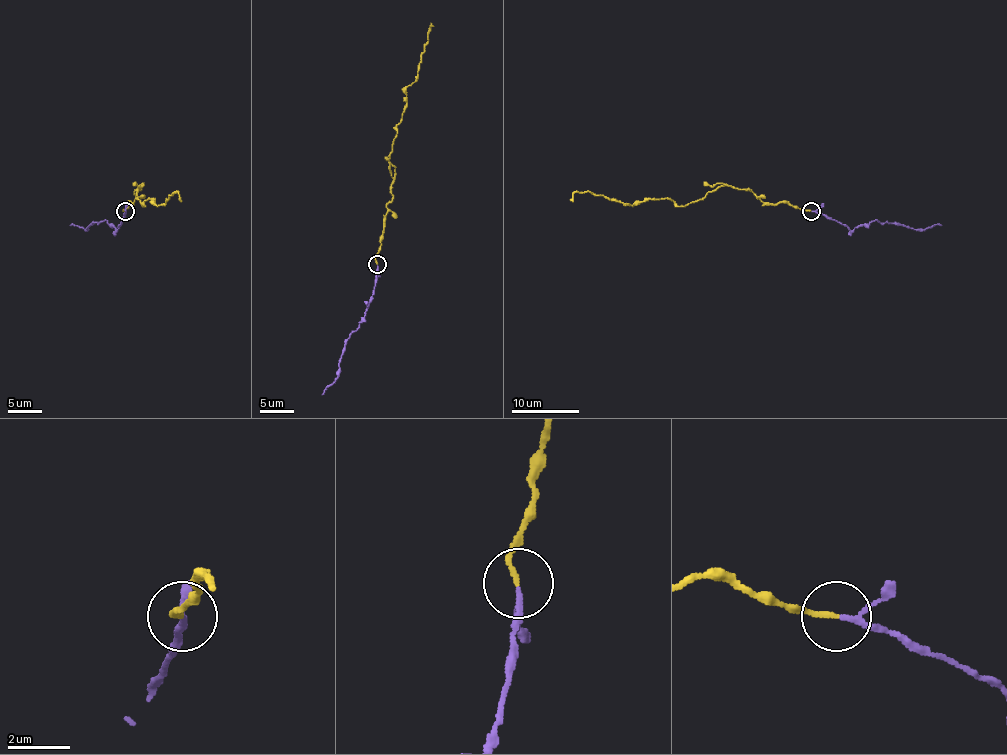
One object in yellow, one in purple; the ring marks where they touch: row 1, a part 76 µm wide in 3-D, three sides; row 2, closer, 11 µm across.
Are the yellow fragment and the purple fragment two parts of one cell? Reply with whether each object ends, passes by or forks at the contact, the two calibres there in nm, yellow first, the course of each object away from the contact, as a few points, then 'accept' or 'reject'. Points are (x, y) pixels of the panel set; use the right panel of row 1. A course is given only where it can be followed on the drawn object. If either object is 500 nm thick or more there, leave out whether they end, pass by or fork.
yellow ends | purple passes by | 160/140 nm | yellow via (811, 210), (764, 203), (726, 185), (682, 205), (628, 205), (589, 192), (572, 202) | purple via (811, 210), (835, 219), (852, 231), (874, 220), (922, 229), (935, 224), (942, 225) | accept

